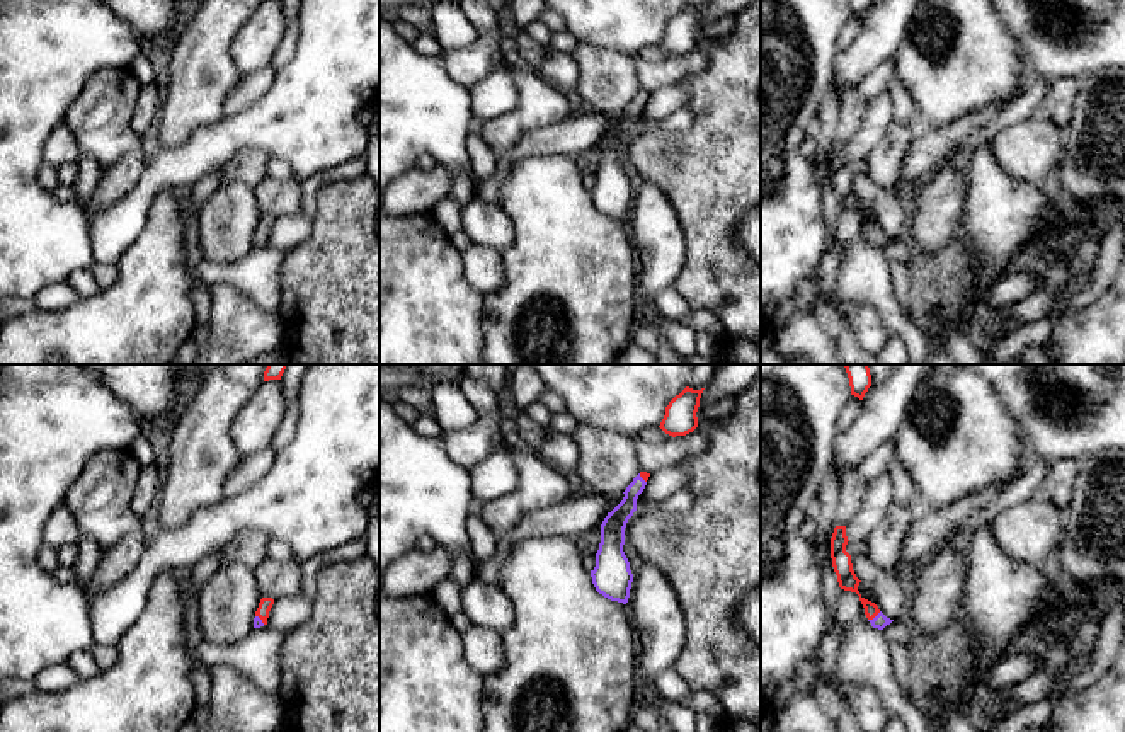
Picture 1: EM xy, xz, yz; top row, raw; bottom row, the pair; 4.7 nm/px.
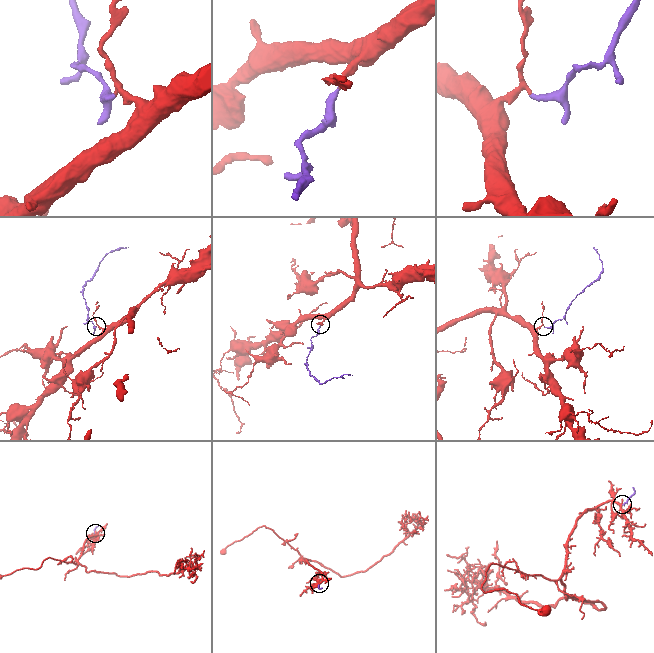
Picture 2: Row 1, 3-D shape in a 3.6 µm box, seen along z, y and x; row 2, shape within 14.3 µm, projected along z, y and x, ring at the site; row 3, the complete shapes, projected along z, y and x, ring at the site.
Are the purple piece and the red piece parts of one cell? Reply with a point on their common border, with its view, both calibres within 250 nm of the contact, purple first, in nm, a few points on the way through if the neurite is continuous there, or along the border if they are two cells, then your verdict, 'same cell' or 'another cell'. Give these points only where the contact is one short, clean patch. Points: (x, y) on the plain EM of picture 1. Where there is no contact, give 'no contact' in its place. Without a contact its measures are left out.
contact yz (875, 235); calibres 70 and 90 nm; way yz (880, 239), (875, 235), (846, 196); same cell

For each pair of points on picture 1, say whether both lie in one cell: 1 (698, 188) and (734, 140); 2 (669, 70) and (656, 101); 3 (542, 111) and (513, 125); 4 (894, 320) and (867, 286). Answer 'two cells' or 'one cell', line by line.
1: one cell
2: two cells
3: one cell
4: one cell

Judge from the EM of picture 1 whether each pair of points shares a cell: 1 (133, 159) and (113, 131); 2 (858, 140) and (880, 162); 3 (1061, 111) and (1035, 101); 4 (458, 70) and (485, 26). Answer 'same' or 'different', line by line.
1: different
2: different
3: different
4: same

